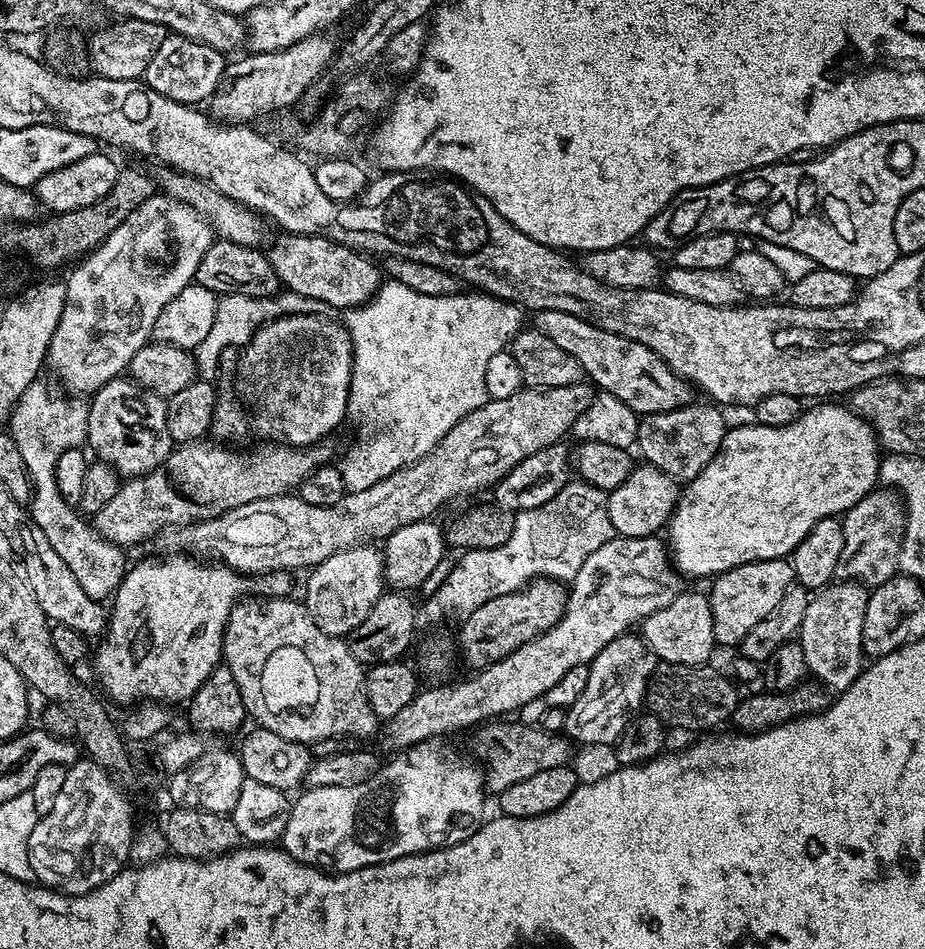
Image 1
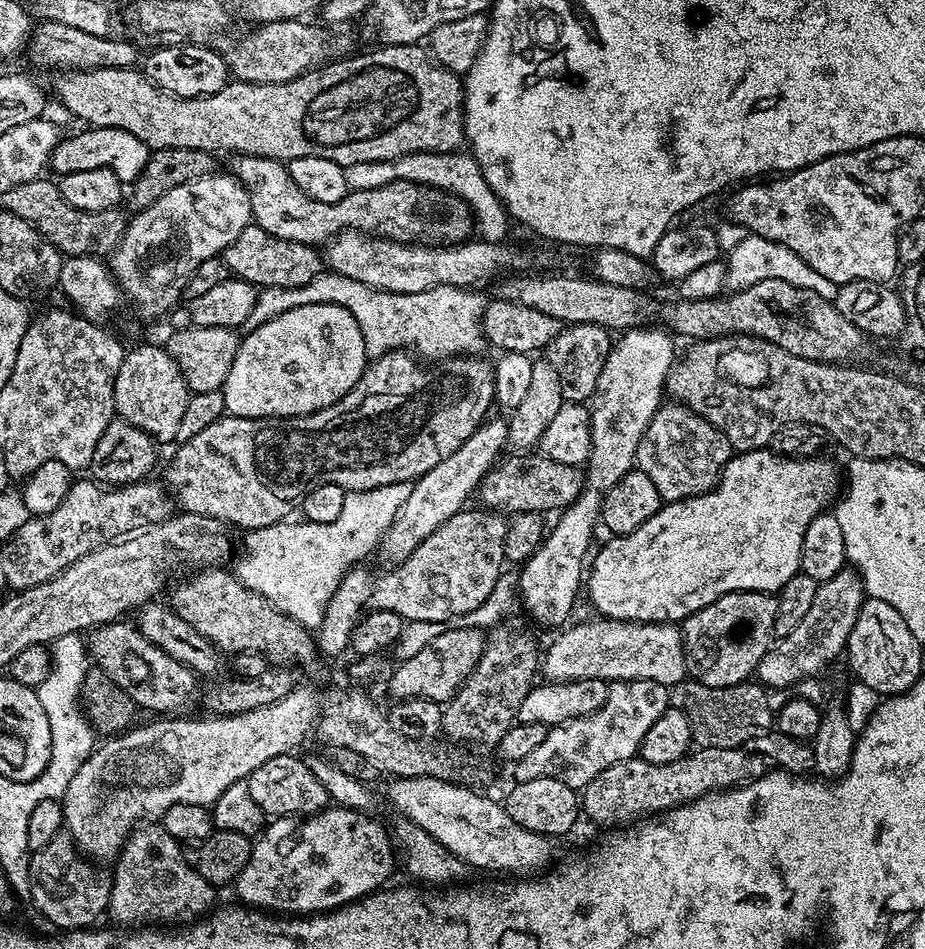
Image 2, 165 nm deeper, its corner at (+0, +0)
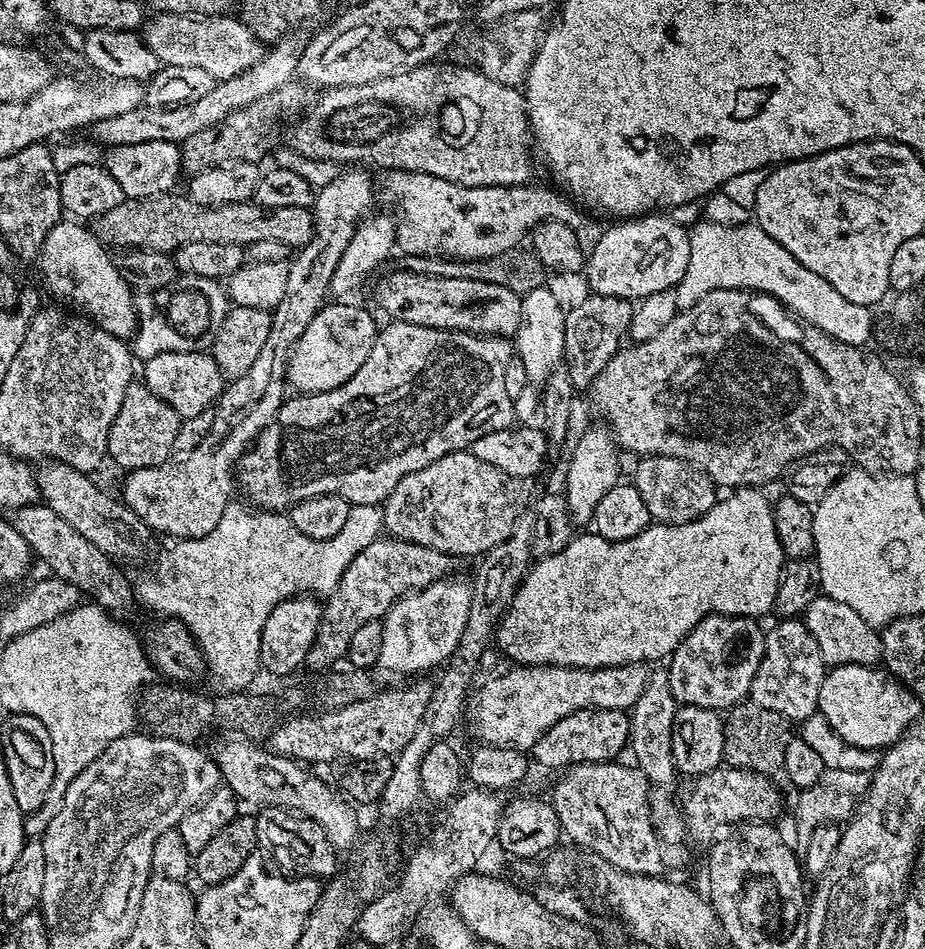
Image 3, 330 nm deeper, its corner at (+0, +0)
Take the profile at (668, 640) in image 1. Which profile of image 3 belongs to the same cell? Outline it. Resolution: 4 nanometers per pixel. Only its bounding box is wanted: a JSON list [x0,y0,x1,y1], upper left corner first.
[470,664,650,750]

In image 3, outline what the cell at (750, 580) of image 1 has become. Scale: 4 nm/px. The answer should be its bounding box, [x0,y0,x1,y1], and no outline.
[666,616,765,710]

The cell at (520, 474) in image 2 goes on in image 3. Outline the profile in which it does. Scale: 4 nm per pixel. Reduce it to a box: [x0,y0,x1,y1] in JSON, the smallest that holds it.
[382,450,530,558]

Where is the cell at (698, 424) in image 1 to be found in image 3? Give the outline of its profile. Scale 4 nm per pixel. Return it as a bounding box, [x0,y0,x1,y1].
[634,456,717,524]

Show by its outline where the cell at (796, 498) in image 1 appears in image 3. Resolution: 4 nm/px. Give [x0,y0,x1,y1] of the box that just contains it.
[494,486,786,668]

